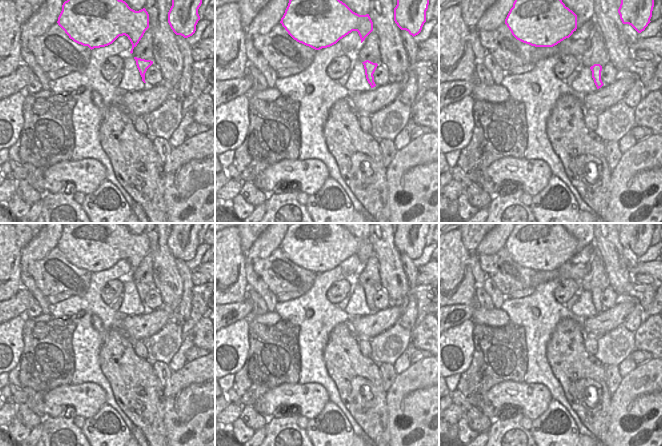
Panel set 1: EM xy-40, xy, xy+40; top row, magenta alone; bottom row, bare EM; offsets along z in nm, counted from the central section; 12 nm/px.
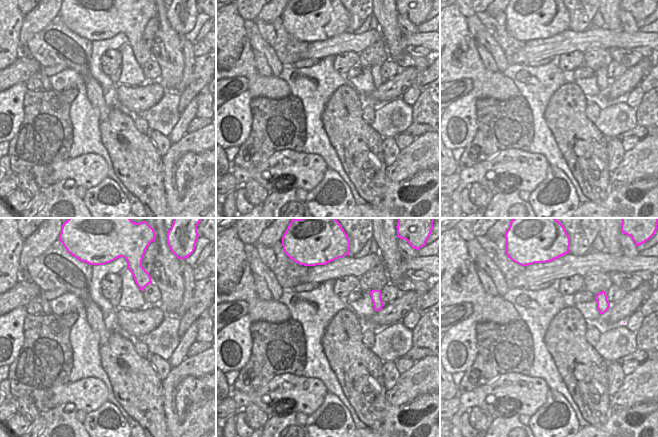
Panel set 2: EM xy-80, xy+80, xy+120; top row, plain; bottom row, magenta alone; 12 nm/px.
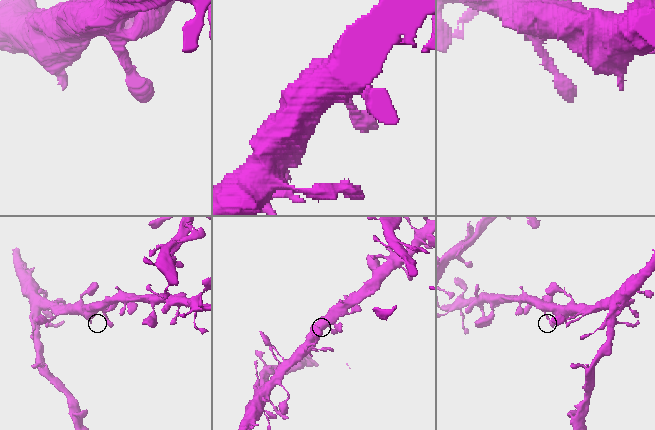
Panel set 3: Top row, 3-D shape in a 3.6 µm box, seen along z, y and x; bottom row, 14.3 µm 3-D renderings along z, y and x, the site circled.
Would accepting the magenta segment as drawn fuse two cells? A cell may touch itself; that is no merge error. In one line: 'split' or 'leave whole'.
leave whole

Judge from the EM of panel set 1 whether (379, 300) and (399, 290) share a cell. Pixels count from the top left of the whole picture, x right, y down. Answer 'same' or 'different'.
different

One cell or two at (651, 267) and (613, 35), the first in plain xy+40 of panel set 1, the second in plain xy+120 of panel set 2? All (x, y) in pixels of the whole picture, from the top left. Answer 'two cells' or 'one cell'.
one cell

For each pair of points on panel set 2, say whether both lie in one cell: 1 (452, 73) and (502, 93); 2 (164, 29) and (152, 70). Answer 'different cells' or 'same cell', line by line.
1: same cell
2: different cells

